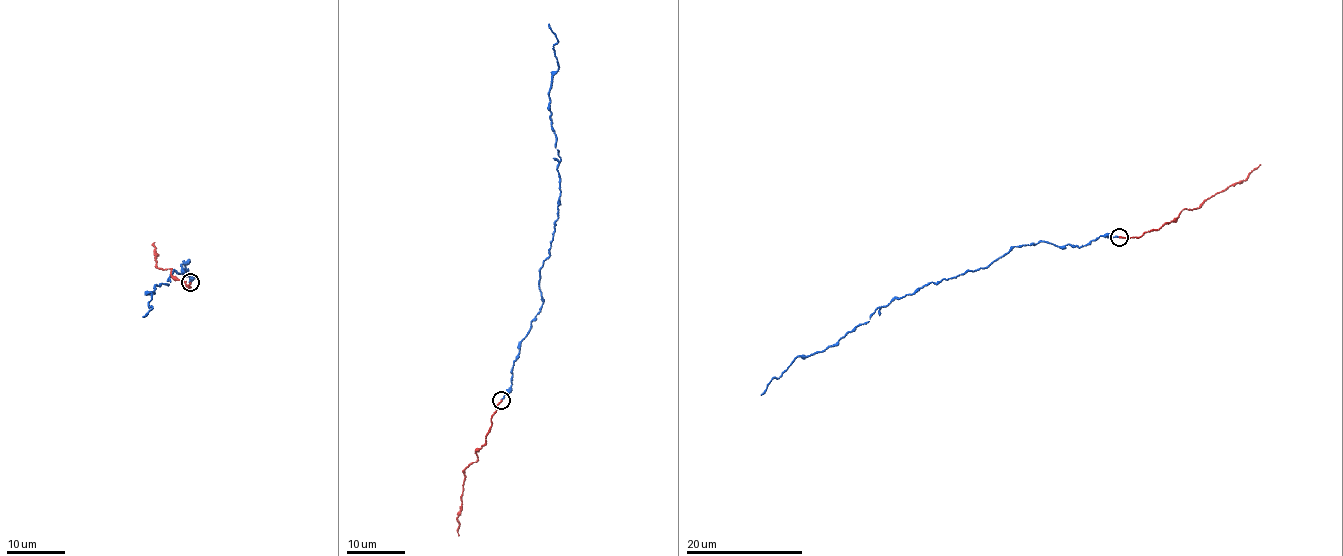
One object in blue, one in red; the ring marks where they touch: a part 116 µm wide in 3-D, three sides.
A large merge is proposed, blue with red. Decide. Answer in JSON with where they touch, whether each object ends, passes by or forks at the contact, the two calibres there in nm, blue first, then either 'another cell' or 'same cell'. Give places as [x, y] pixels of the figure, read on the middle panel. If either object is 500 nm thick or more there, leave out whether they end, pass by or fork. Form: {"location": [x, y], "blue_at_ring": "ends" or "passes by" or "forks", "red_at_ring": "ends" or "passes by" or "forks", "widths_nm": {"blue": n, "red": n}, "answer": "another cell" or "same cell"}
{"location": [501, 400], "blue_at_ring": "ends", "red_at_ring": "ends", "widths_nm": {"blue": 170, "red": 180}, "answer": "same cell"}

